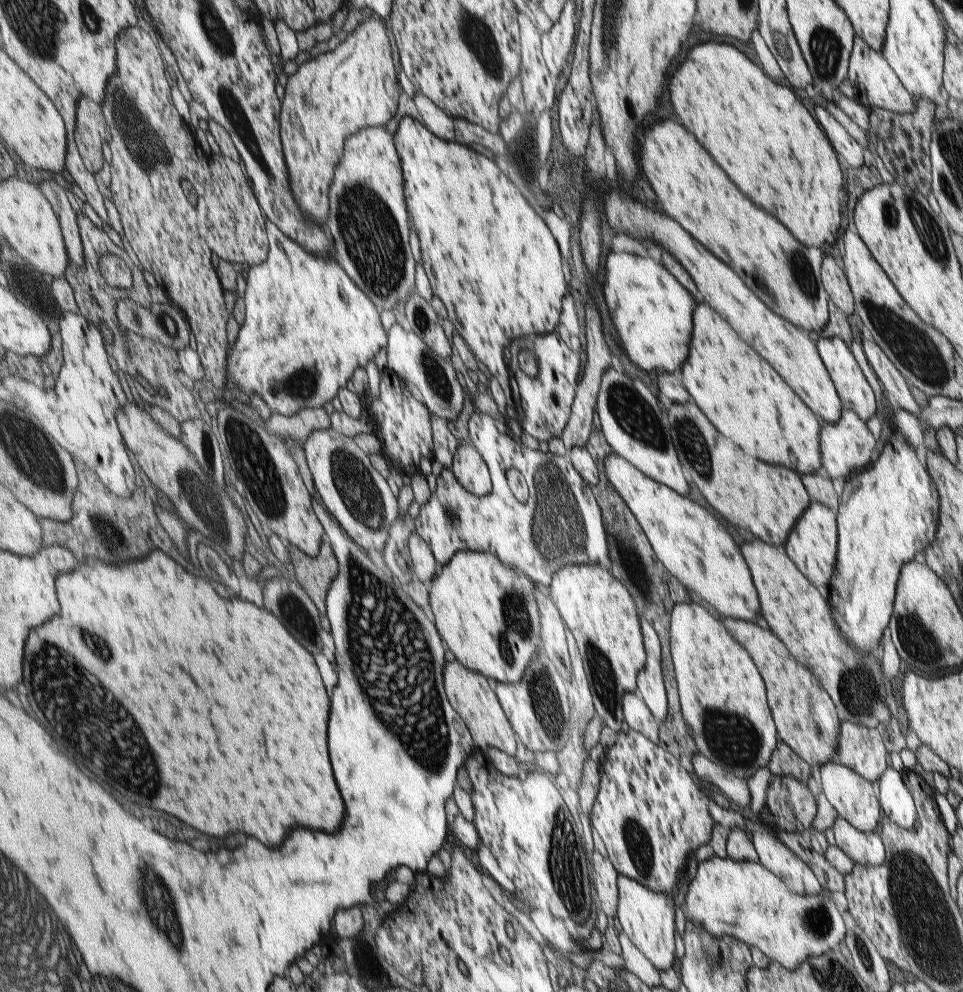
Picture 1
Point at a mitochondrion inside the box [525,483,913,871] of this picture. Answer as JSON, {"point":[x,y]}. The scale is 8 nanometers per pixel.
{"point":[732,738]}

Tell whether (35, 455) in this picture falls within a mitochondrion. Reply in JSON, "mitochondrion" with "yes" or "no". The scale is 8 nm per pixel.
{"mitochondrion":"yes"}

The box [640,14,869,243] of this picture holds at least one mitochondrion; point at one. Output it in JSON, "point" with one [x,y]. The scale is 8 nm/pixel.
{"point":[824,44]}

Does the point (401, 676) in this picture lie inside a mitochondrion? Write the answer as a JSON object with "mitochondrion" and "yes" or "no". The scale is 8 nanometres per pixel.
{"mitochondrion":"yes"}

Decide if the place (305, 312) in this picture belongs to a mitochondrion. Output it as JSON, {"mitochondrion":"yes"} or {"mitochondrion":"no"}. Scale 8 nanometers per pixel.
{"mitochondrion":"no"}

